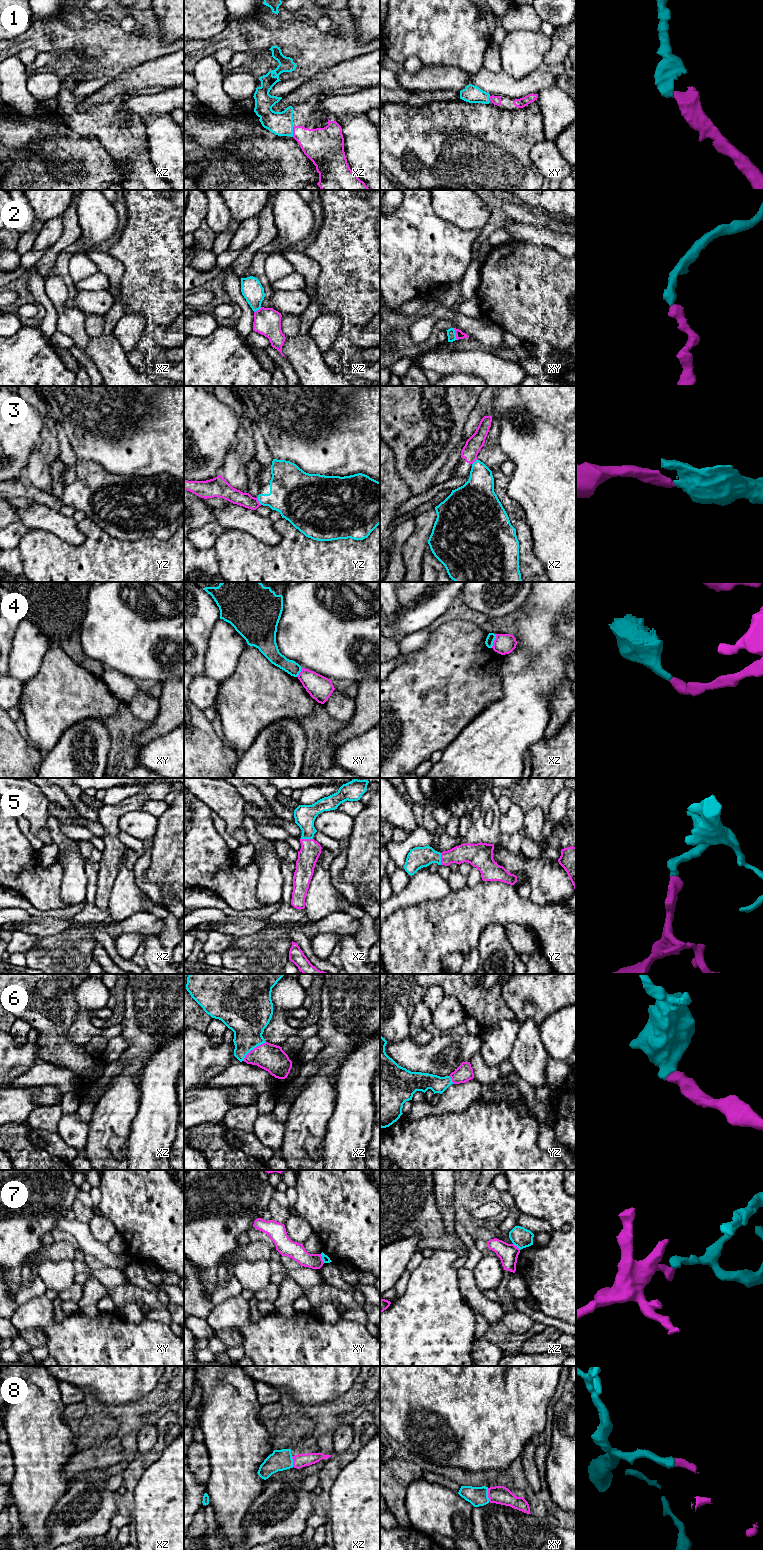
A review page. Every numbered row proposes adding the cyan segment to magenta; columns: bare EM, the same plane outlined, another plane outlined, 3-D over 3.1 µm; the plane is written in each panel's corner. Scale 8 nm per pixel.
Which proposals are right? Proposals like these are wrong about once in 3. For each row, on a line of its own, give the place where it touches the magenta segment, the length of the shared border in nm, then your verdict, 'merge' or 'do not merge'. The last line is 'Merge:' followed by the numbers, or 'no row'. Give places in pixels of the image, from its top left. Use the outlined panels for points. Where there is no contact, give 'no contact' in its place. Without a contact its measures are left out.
1: contact xz (293, 131); length 90 nm; merge
2: contact xy (456, 334); length 100 nm; merge
3: contact yz (258, 501); length 70 nm; do not merge
4: contact xz (494, 641); length 120 nm; do not merge
5: contact xz (306, 839); length 100 nm; merge
6: contact xz (254, 1048); length 240 nm; merge
7: contact xy (321, 1258); length 80 nm; do not merge
8: contact xy (488, 1495); length 110 nm; merge
Merge: 1, 2, 5, 6, 8

